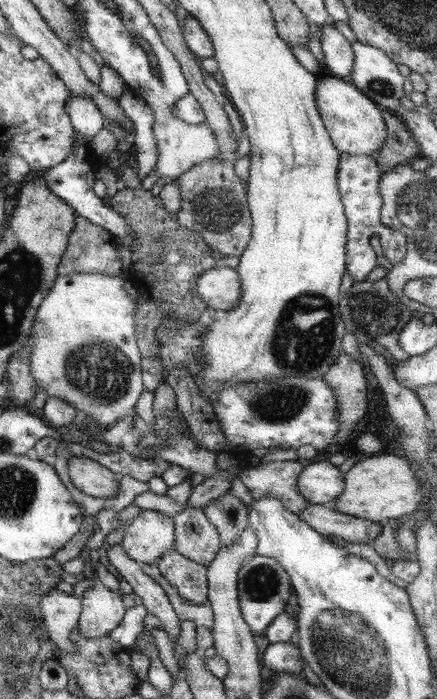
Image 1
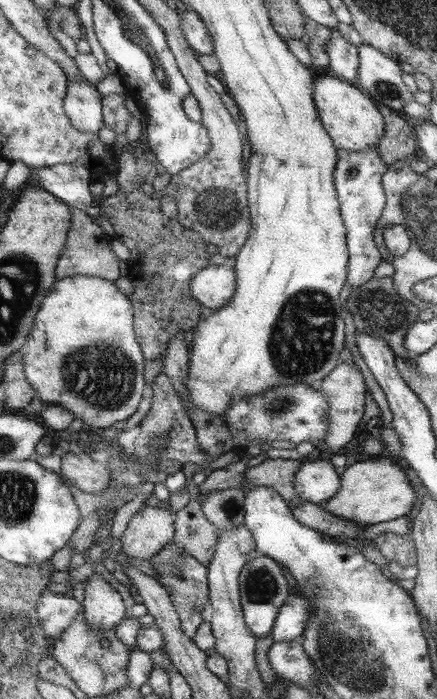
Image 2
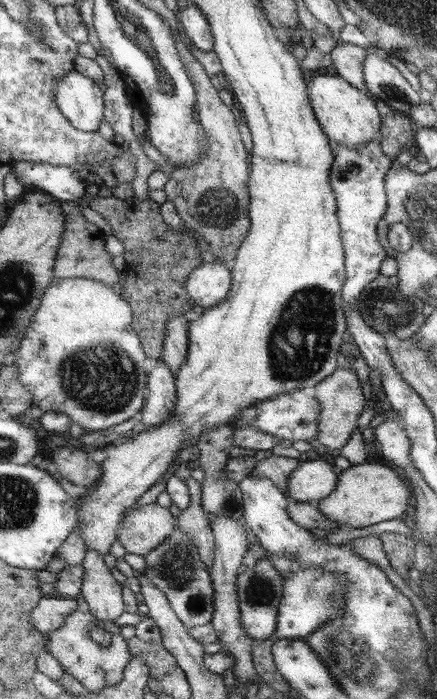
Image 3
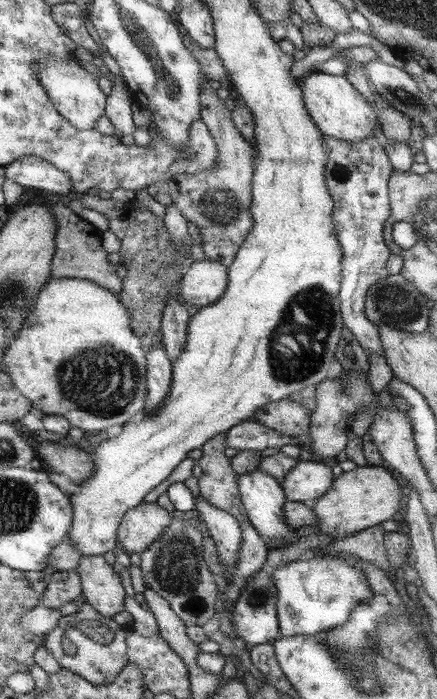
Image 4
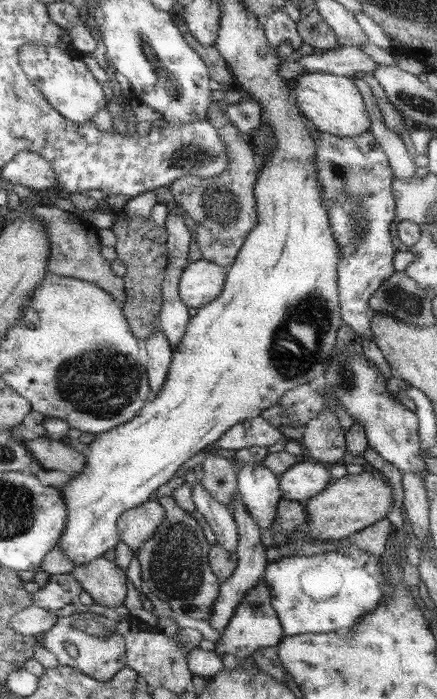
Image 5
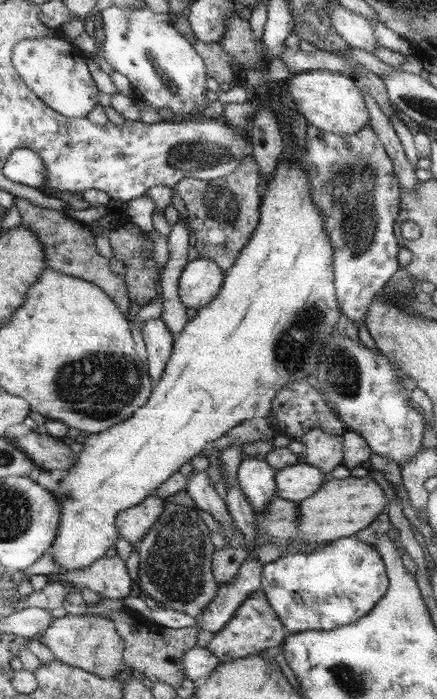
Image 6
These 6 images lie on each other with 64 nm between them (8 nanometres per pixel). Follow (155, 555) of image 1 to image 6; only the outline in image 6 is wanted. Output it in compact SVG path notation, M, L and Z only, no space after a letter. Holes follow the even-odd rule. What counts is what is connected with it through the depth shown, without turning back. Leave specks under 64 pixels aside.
M151 496L139 502L139 506L131 506L123 512L117 514L115 526L119 528L119 536L125 538L133 548L139 546L139 540L151 530L151 526L159 520L163 514L163 504L165 500Z

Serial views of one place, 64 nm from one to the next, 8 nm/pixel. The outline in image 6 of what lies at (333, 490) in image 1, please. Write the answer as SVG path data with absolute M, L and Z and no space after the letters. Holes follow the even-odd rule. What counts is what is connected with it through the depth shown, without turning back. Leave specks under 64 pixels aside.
M299 462L275 472L275 496L289 502L303 502L311 498L323 482L323 472Z

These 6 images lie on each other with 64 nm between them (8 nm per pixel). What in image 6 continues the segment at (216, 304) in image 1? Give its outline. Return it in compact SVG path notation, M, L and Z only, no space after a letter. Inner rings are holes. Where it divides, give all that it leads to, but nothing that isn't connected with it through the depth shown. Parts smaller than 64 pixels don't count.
M197 258L185 264L179 276L179 300L185 308L193 308L195 312L209 306L221 286L223 286L225 270L209 258Z

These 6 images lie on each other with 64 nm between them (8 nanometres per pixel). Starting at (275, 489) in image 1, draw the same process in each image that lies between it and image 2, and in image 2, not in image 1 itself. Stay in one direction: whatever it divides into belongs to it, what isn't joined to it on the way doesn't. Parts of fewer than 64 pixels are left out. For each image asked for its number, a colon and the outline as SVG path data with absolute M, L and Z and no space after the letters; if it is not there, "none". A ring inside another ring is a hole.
2: M275 458L275 460L263 460L261 464L247 468L243 480L247 486L267 486L267 488L275 488L275 492L279 492L279 496L283 496L283 500L289 504L289 508L295 508L301 504L299 496L295 496L295 474L299 474L299 466L301 462L297 460L283 460L283 458Z

